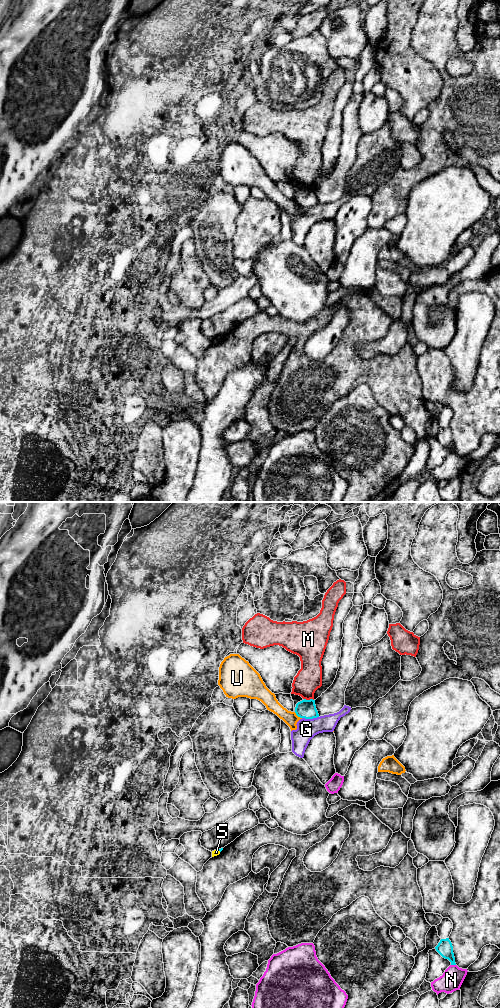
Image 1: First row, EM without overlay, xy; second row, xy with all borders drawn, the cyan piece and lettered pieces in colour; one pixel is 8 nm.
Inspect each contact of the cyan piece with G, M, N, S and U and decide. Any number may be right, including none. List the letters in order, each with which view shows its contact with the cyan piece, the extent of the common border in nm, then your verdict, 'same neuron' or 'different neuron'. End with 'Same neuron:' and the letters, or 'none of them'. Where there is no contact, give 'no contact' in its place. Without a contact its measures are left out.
G: xy | 140 nm | different neuron
M: xy | 80 nm | different neuron
N: xy | 40 nm | different neuron
S: xy | 40 nm | different neuron
U: xy | 80 nm | different neuron
Same neuron: none of them

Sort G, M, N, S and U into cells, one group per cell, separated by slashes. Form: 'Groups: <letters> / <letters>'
Groups: G / M / N / S / U

